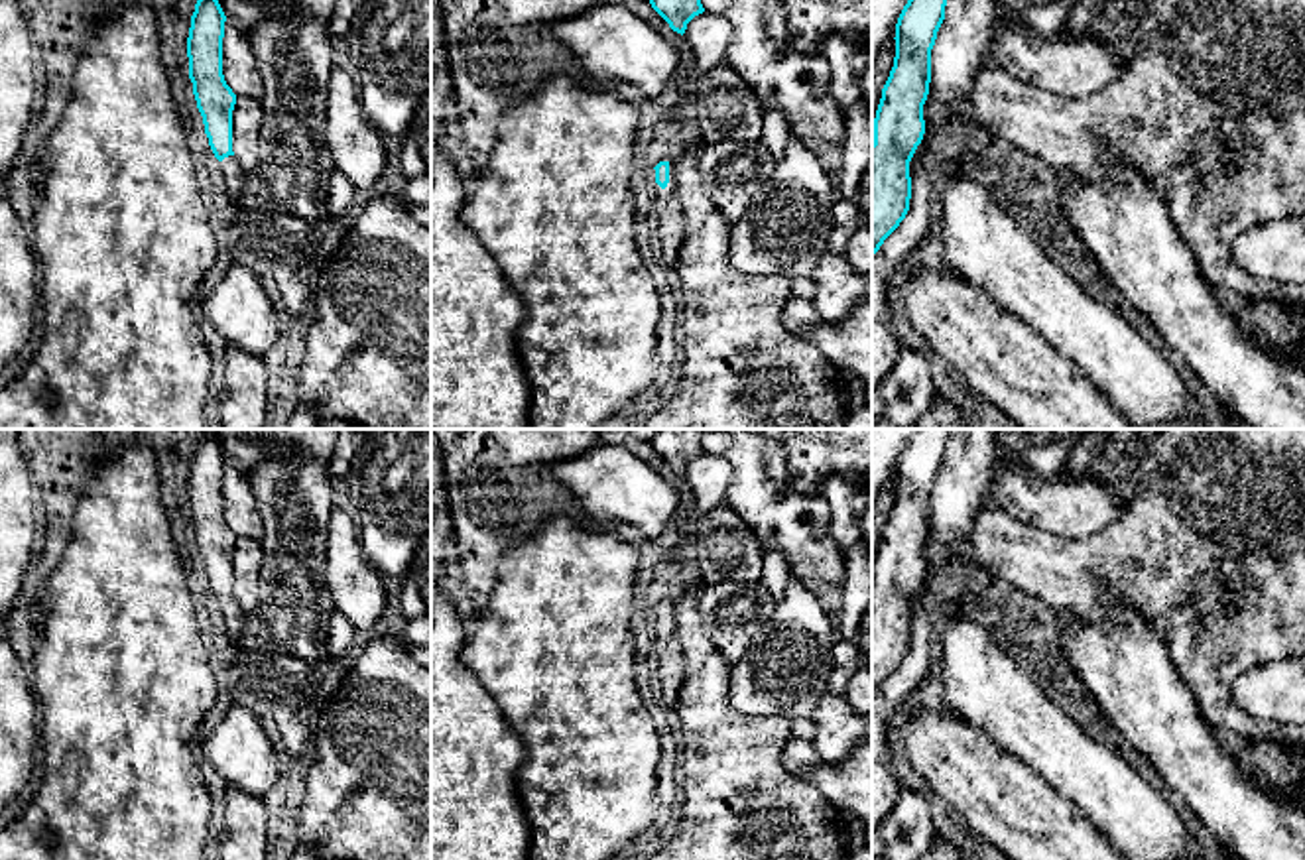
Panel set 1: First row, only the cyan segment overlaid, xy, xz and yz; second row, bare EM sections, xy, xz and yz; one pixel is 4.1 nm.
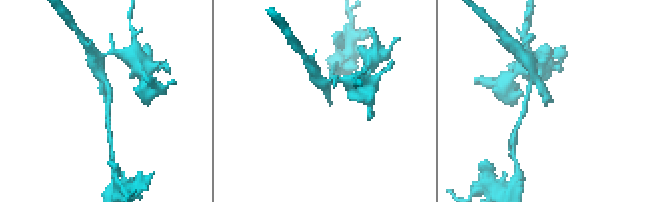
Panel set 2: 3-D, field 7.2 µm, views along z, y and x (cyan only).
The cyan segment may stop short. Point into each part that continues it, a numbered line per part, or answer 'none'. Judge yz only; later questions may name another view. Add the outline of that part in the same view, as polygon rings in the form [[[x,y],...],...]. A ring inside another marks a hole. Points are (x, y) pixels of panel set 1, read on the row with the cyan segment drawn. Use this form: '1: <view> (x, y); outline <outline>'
none

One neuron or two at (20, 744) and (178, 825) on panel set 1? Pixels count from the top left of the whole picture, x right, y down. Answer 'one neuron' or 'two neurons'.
two neurons

